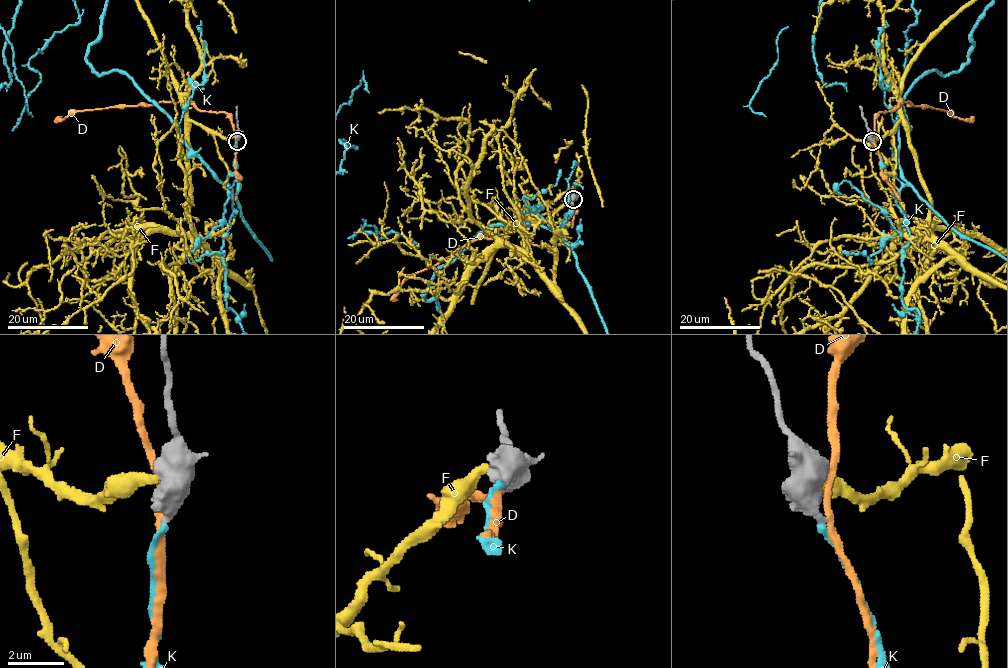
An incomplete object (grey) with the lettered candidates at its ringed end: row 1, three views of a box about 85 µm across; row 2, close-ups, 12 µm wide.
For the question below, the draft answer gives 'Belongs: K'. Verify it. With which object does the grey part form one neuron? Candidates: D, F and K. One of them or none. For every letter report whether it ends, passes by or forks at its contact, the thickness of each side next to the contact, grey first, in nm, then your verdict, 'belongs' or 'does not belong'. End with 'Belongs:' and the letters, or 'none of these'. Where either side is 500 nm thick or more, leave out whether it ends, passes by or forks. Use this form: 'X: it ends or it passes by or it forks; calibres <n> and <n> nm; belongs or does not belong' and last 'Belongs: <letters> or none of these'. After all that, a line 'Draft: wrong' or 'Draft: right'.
D: it passes by; calibres 440 and 280 nm; does not belong
F: calibres 600 and 360 nm; does not belong
K: calibres 500 and 200 nm; belongs
Belongs: K
Draft: right

